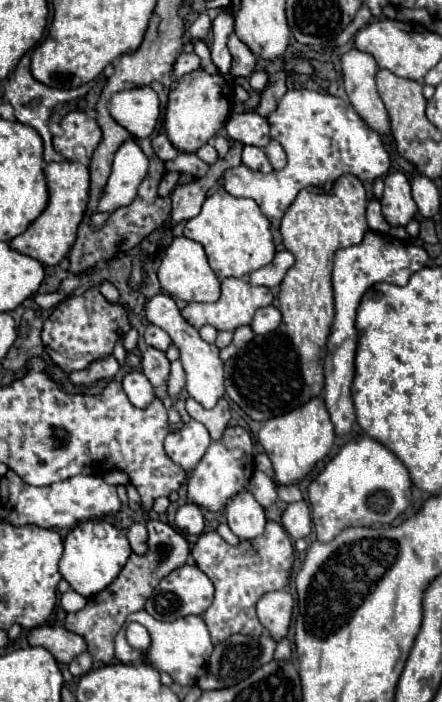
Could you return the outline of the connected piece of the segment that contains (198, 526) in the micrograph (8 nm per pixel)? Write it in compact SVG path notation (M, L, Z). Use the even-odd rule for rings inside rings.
M192 502L184 504L182 508L178 508L174 522L184 534L202 534L202 530L204 530L202 510Z

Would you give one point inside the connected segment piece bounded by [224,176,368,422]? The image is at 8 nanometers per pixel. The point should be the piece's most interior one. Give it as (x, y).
(266, 379)

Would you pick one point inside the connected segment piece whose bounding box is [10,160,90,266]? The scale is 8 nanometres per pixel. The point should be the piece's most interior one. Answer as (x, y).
(48, 239)

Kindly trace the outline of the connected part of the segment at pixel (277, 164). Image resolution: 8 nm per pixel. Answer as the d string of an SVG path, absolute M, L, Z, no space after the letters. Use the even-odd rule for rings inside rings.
M272 140L264 150L266 150L266 156L268 156L268 160L270 160L270 164L272 164L274 170L282 170L286 166L284 148L276 140Z

